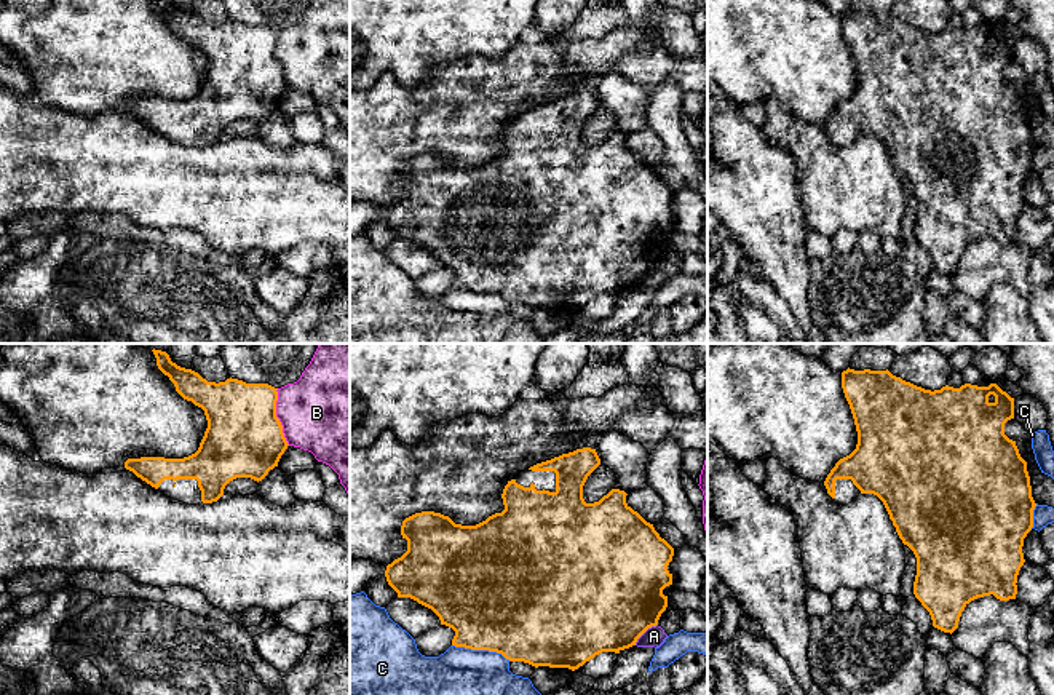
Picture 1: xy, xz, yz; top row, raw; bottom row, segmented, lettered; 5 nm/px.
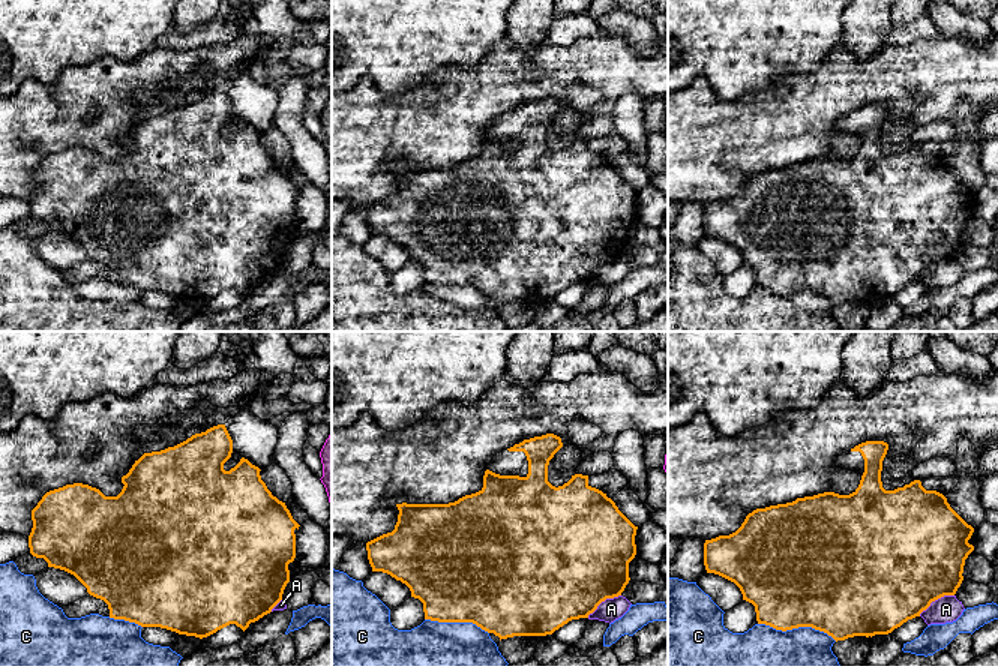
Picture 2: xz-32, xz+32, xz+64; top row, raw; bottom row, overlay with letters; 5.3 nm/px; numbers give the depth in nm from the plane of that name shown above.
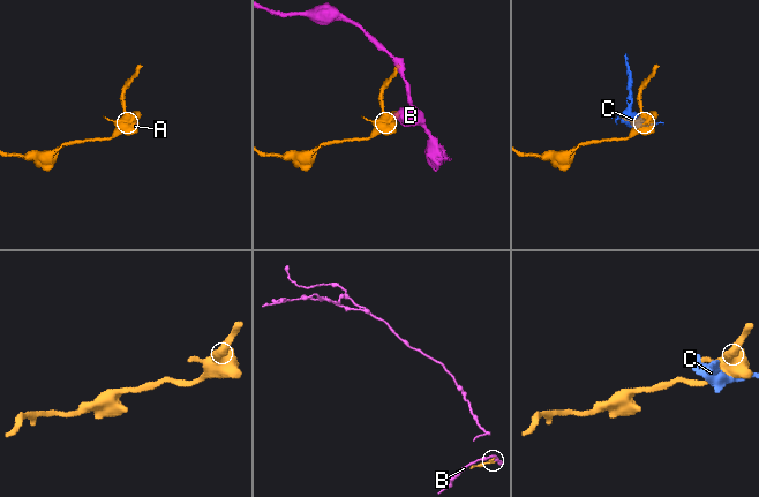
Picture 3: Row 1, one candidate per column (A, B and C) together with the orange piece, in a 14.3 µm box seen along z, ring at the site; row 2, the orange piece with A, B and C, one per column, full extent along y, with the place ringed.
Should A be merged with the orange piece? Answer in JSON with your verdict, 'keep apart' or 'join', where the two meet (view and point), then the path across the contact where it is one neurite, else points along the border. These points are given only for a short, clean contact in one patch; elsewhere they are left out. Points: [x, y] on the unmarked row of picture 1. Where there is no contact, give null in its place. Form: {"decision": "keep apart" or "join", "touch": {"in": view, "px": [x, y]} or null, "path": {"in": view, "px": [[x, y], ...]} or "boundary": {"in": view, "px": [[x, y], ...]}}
{"decision": "keep apart", "touch": {"in": "xz", "px": [644, 274]}, "boundary": {"in": "xz", "px": [[657, 266], [634, 286]]}}

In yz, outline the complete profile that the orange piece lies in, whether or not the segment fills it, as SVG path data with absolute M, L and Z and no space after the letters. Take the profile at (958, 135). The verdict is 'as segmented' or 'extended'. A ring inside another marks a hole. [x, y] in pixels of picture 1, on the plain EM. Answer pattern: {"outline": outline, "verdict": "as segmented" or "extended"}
{"outline": "M886 13L842 14L842 30L850 46L856 73L856 91L840 101L827 117L824 128L838 147L851 145L859 136L877 137L904 187L917 200L913 236L929 254L933 268L953 275L965 249L984 238L1000 243L1016 241L1017 217L1024 208L1024 181L1033 169L1033 152L1027 104L1016 83L1004 77L1004 66L1014 61L1014 40L997 26L960 30L925 32Z", "verdict": "extended"}

